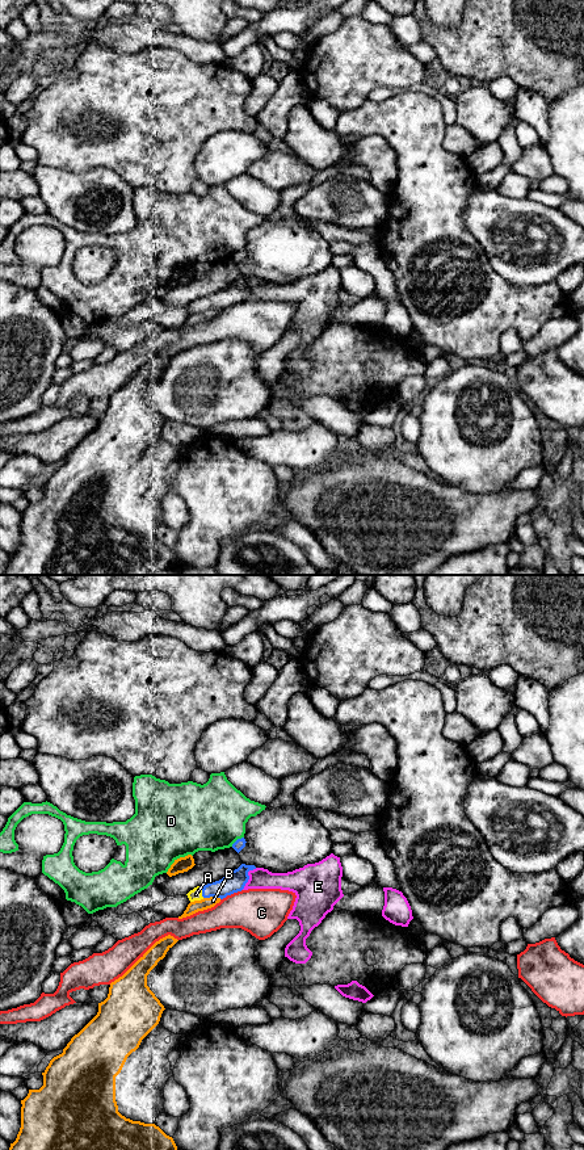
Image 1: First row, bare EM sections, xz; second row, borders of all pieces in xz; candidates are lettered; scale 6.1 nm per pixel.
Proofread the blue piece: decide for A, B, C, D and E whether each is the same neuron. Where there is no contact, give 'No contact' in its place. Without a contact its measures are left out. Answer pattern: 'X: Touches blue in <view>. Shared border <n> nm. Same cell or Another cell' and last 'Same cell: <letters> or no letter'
A: Touches blue in xz. Shared border 70 nm. Same cell
B: Touches blue in xz. Shared border 110 nm. Another cell
C: Touches blue in xz. Shared border 150 nm. Another cell
D: Touches blue in xz. Shared border 100 nm. Another cell
E: Touches blue in xz. Shared border 160 nm. Another cell
Same cell: A

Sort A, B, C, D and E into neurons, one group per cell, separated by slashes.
A / B / C / D / E

